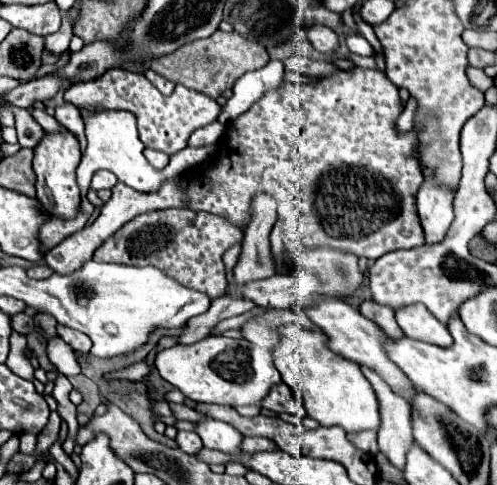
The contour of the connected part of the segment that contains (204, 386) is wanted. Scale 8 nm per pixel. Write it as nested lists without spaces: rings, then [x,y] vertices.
[[[209,335],[193,345],[175,345],[155,357],[155,367],[159,375],[177,387],[187,399],[197,403],[217,403],[217,405],[261,405],[261,399],[269,389],[281,383],[281,375],[273,363],[267,349],[255,347],[245,339],[229,339]]]

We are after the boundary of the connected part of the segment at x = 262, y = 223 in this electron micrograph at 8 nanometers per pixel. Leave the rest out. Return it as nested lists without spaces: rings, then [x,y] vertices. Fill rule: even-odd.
[[[271,195],[253,197],[253,221],[245,229],[243,249],[235,265],[239,283],[267,278],[275,274],[269,233],[277,221],[277,201]]]

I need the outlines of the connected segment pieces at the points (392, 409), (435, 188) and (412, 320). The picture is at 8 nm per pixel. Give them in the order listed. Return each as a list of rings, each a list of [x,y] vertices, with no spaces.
[[[363,367],[363,373],[367,375],[367,381],[371,383],[379,401],[379,415],[381,415],[379,451],[385,453],[397,469],[403,469],[405,455],[413,445],[411,415],[409,415],[411,407],[409,403],[405,403],[405,399],[393,395],[391,387],[375,371]]]
[[[423,171],[423,185],[417,193],[417,215],[423,227],[425,245],[437,245],[445,239],[447,229],[453,221],[453,197],[455,193],[447,187],[433,183],[433,173]]]
[[[417,303],[409,307],[399,307],[395,311],[395,319],[407,337],[427,341],[439,347],[449,347],[449,343],[453,343],[449,329],[437,317],[433,317],[427,307],[421,307]]]

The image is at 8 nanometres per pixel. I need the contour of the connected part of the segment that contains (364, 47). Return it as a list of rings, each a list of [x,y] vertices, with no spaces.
[[[357,33],[347,35],[347,37],[345,37],[345,43],[347,43],[347,47],[349,47],[351,53],[373,57],[373,47],[371,47],[371,45],[361,37],[361,35],[357,35]]]

